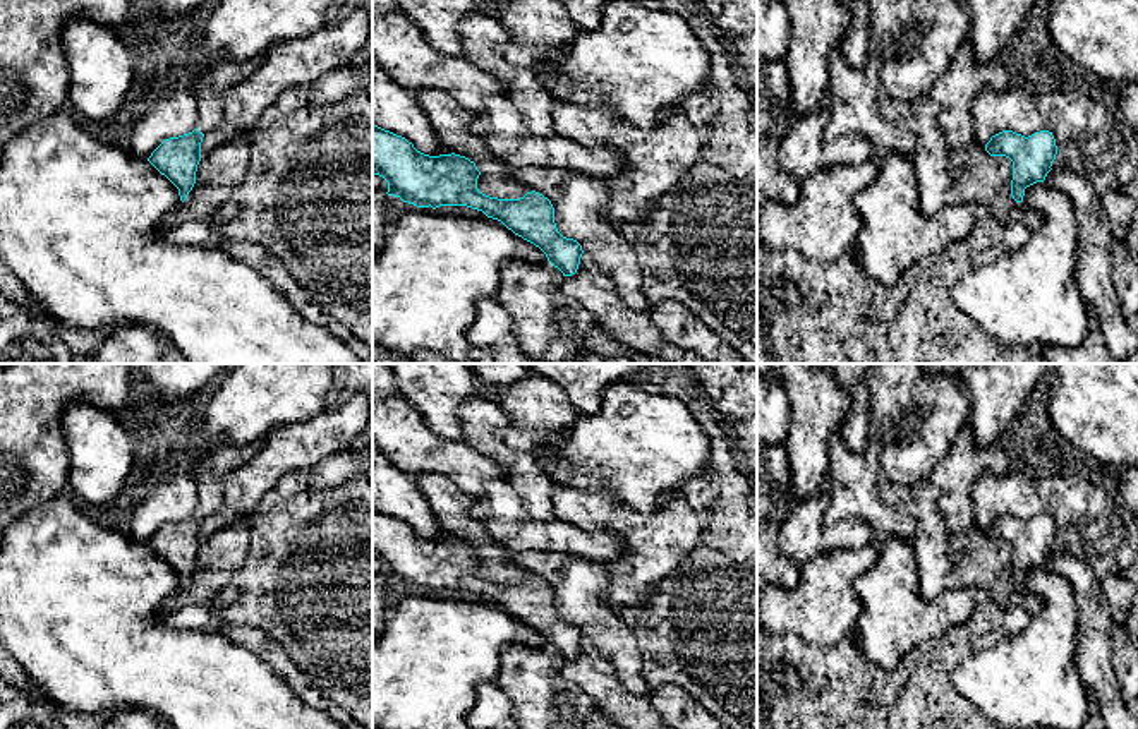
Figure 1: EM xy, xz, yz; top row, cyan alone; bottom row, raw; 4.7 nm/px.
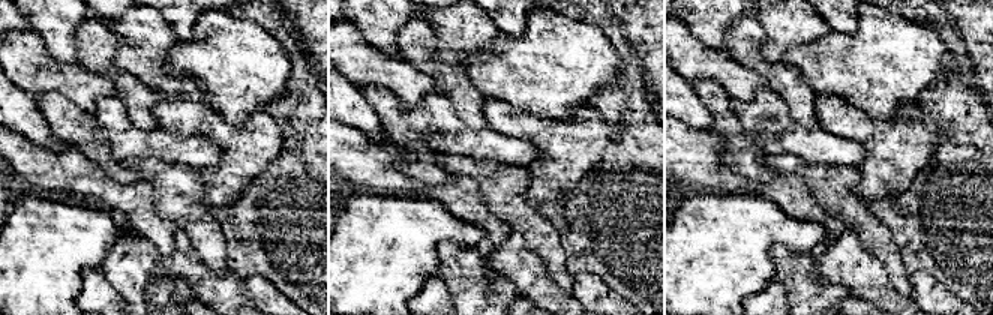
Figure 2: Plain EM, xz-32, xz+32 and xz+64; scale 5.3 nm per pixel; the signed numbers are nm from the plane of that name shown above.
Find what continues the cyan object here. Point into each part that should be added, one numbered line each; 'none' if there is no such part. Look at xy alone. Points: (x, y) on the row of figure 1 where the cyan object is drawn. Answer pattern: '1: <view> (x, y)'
1: xy (215, 78)

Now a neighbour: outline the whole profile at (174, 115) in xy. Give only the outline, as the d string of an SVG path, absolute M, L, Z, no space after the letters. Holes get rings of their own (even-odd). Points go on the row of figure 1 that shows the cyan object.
M182 87L158 99L136 122L129 142L130 154L148 160L165 139L192 132L196 122L197 101L191 87Z

